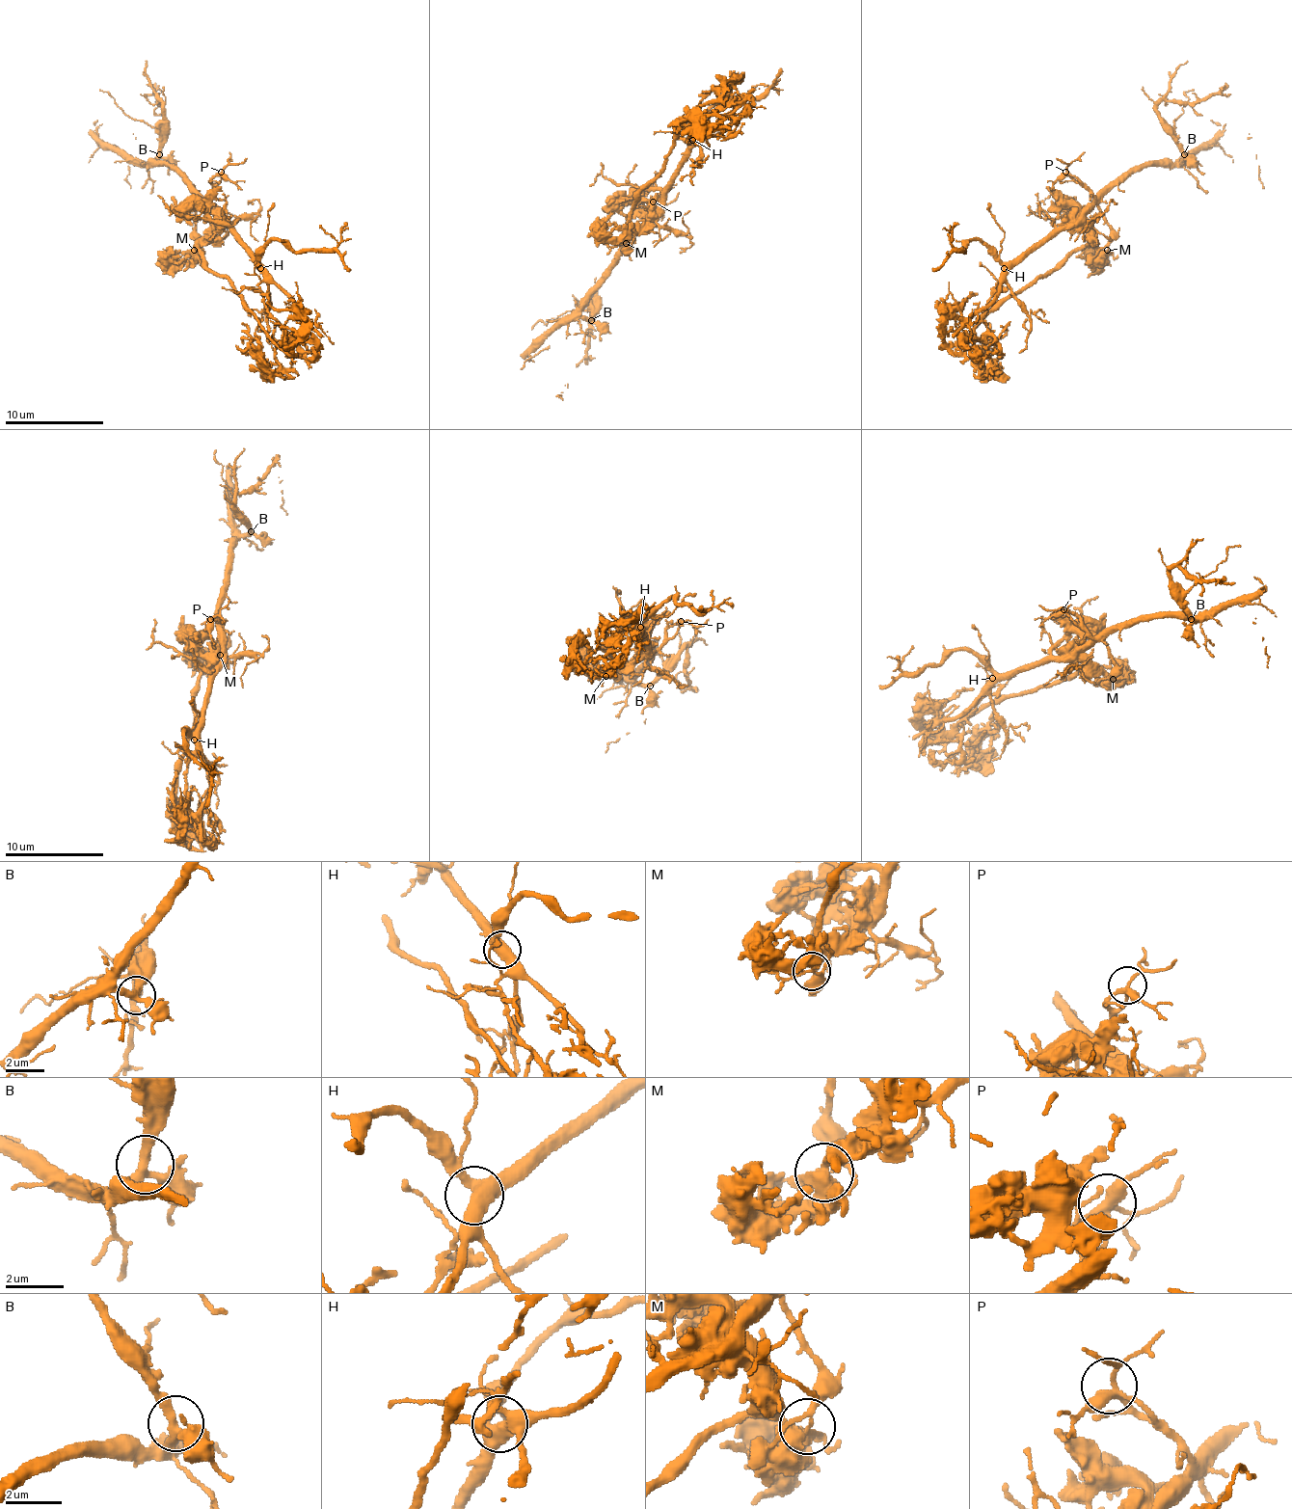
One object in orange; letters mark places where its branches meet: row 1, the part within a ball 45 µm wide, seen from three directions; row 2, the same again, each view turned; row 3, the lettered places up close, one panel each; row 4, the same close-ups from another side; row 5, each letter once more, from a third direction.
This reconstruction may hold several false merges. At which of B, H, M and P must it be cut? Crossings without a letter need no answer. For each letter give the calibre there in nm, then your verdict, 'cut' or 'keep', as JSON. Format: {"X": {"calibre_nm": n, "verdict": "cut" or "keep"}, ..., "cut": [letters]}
{"B": {"calibre_nm": 280, "verdict": "keep"}, "H": {"calibre_nm": 440, "verdict": "keep"}, "M": {"calibre_nm": 320, "verdict": "cut"}, "P": {"calibre_nm": 240, "verdict": "keep"}, "cut": ["M"]}

